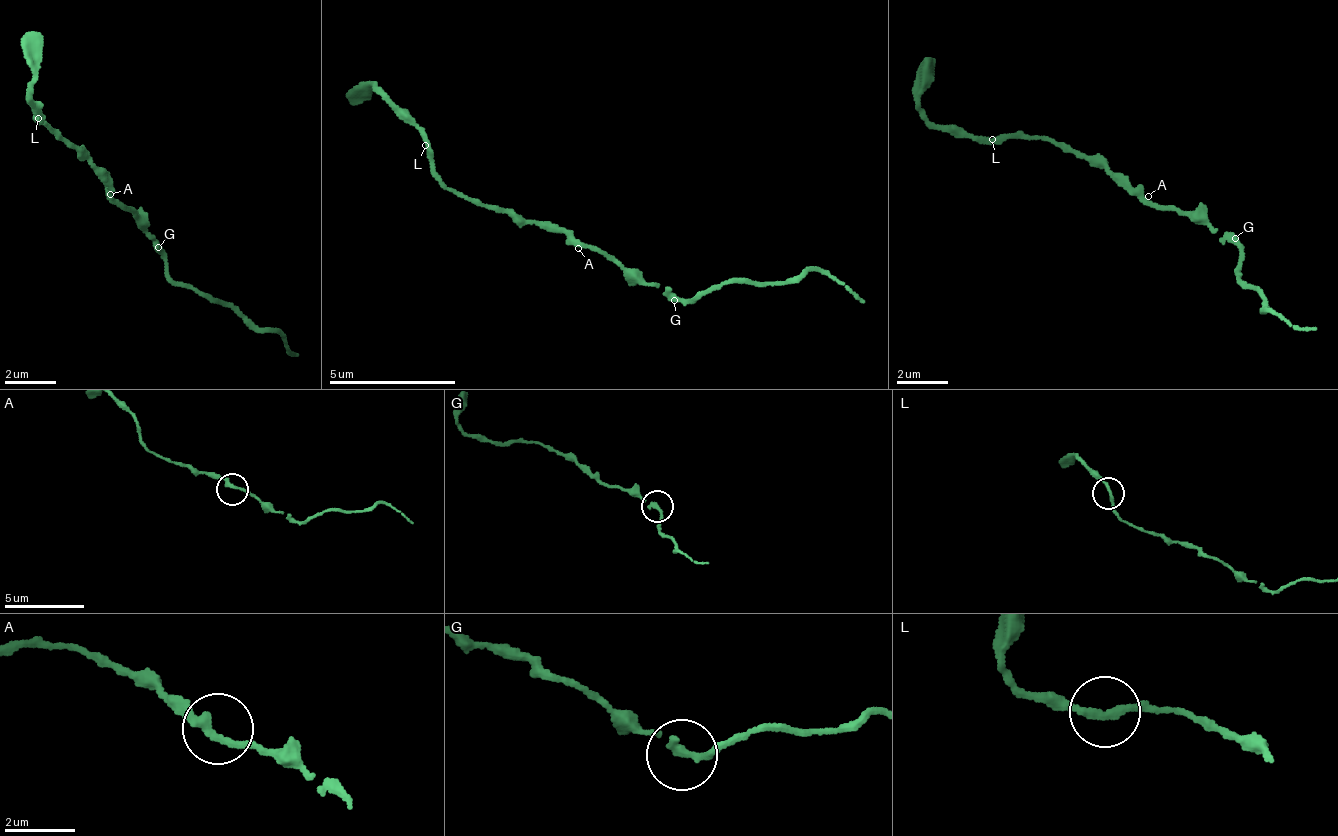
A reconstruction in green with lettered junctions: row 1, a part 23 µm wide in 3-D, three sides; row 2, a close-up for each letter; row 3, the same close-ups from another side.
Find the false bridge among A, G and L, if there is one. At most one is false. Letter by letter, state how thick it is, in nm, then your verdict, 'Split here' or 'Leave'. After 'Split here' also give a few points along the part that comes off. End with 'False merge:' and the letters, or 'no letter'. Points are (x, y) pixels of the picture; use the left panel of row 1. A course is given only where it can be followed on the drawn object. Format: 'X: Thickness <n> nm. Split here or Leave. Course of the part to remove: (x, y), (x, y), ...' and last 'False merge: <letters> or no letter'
A: Thickness 240 nm. Leave
G: Thickness 180 nm. Split here. Course of the part to remove: (157, 245), (177, 283), (235, 304), (264, 330), (280, 331), (298, 353)
L: Thickness 180 nm. Leave
False merge: G

